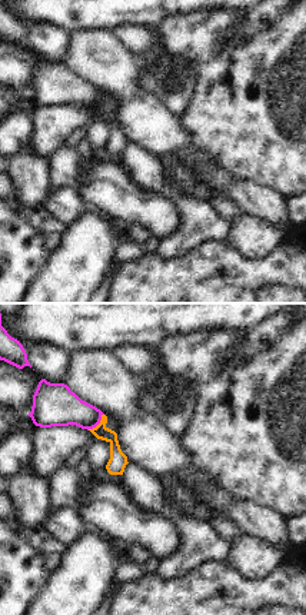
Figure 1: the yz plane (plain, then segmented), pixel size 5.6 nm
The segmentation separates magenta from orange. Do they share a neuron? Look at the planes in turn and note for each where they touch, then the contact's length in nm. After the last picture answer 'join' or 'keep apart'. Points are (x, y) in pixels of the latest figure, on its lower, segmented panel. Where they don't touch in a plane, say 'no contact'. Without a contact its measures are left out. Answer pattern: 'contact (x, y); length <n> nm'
contact (97, 424); length 130 nm

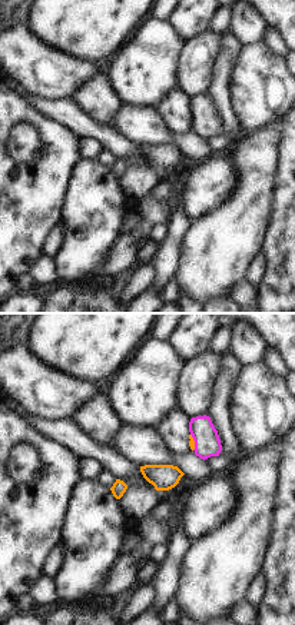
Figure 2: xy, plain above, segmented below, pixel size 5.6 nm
contact (195, 442); length 100 nm

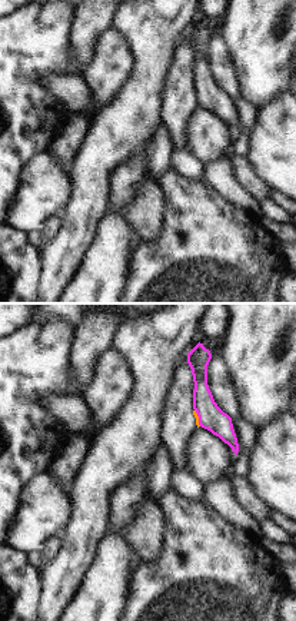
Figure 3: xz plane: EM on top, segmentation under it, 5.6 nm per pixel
contact (199, 418); length 100 nm

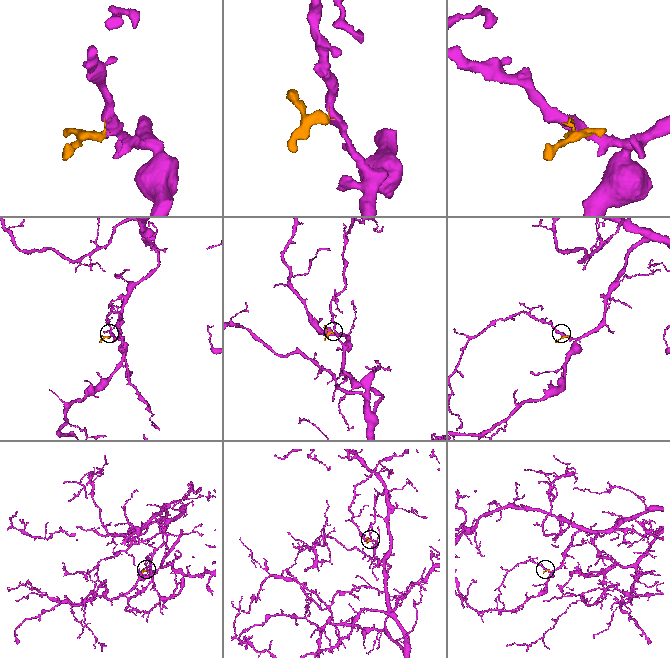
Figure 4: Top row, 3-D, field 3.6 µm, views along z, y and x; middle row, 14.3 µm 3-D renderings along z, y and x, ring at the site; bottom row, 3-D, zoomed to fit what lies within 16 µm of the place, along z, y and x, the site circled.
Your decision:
join

